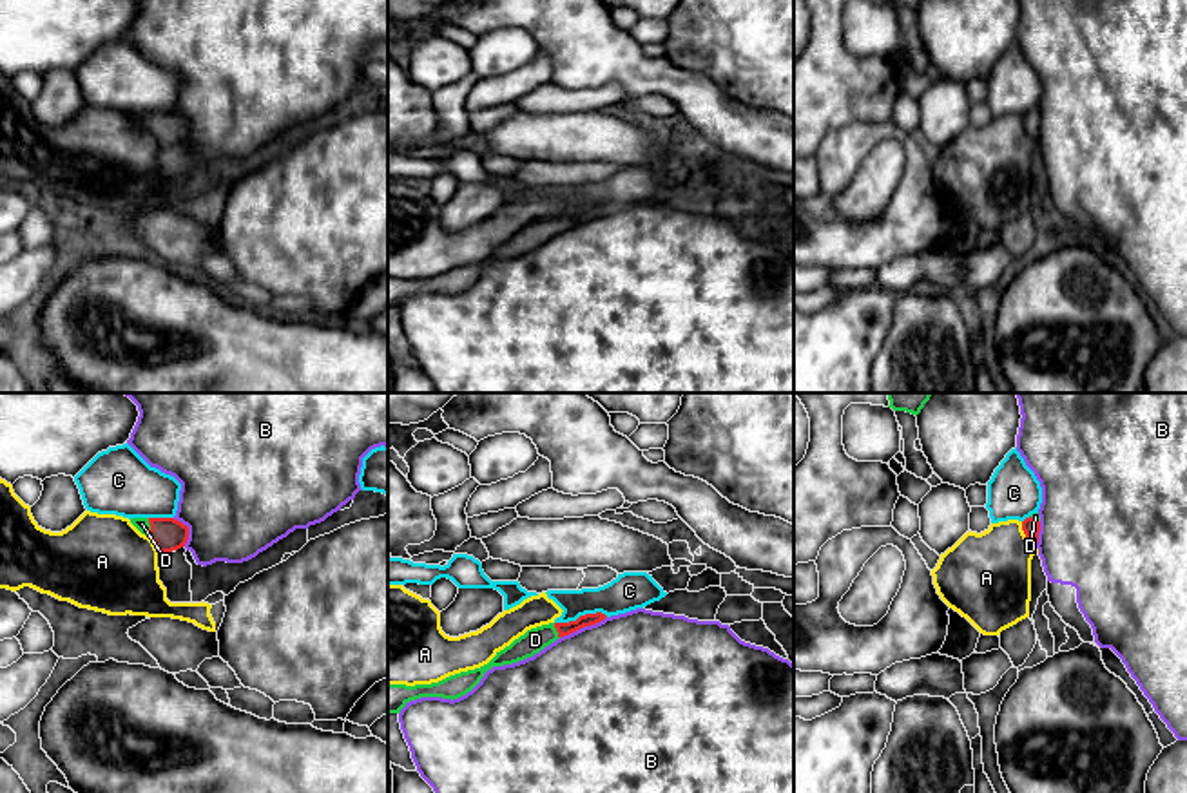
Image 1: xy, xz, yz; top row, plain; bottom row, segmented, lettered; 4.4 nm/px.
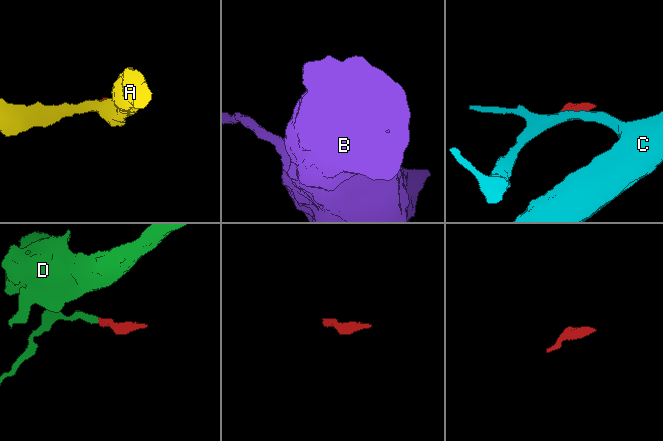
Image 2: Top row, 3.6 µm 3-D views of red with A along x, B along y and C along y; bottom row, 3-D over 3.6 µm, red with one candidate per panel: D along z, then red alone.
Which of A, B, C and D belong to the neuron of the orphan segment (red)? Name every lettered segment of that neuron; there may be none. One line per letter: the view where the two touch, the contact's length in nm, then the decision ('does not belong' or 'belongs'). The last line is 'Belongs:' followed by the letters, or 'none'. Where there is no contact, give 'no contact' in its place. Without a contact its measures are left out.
A: meets red in yz; contact 130 nm long; does not belong
B: meets red in xz; contact 220 nm long; does not belong
C: meets red in xz; contact 240 nm long; does not belong
D: meets red in xy; contact 80 nm long; belongs
Belongs: D

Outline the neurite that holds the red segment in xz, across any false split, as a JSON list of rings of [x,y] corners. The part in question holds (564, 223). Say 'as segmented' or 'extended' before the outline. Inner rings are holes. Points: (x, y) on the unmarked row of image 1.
extended | [[[602,206],[596,208],[585,208],[580,210],[576,215],[569,217],[549,217],[536,223],[527,225],[524,230],[515,234],[509,241],[497,246],[497,250],[484,261],[460,266],[455,270],[449,270],[439,277],[431,279],[388,279],[388,308],[400,308],[400,304],[415,293],[420,291],[442,291],[442,293],[458,293],[471,286],[484,268],[491,264],[493,261],[504,261],[513,259],[518,255],[524,255],[527,252],[533,252],[556,234],[569,230],[584,221],[596,219],[603,215],[607,210]]]

